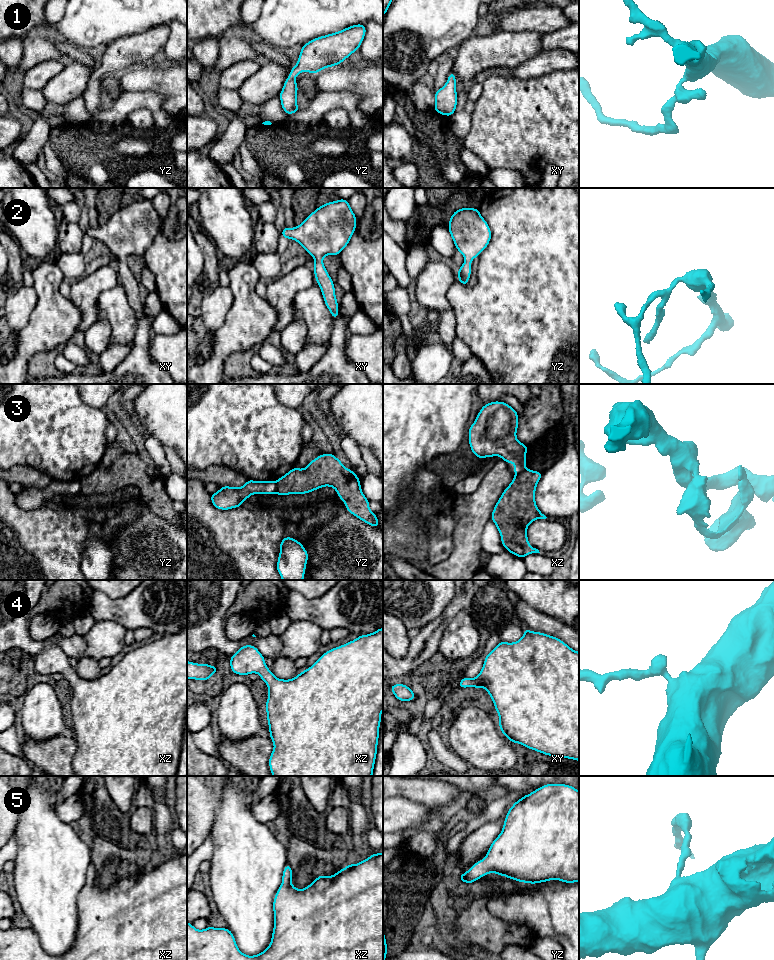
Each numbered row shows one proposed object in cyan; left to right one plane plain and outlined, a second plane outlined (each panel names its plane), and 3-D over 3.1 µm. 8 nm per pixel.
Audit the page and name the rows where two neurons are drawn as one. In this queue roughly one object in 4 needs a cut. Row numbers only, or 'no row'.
3

